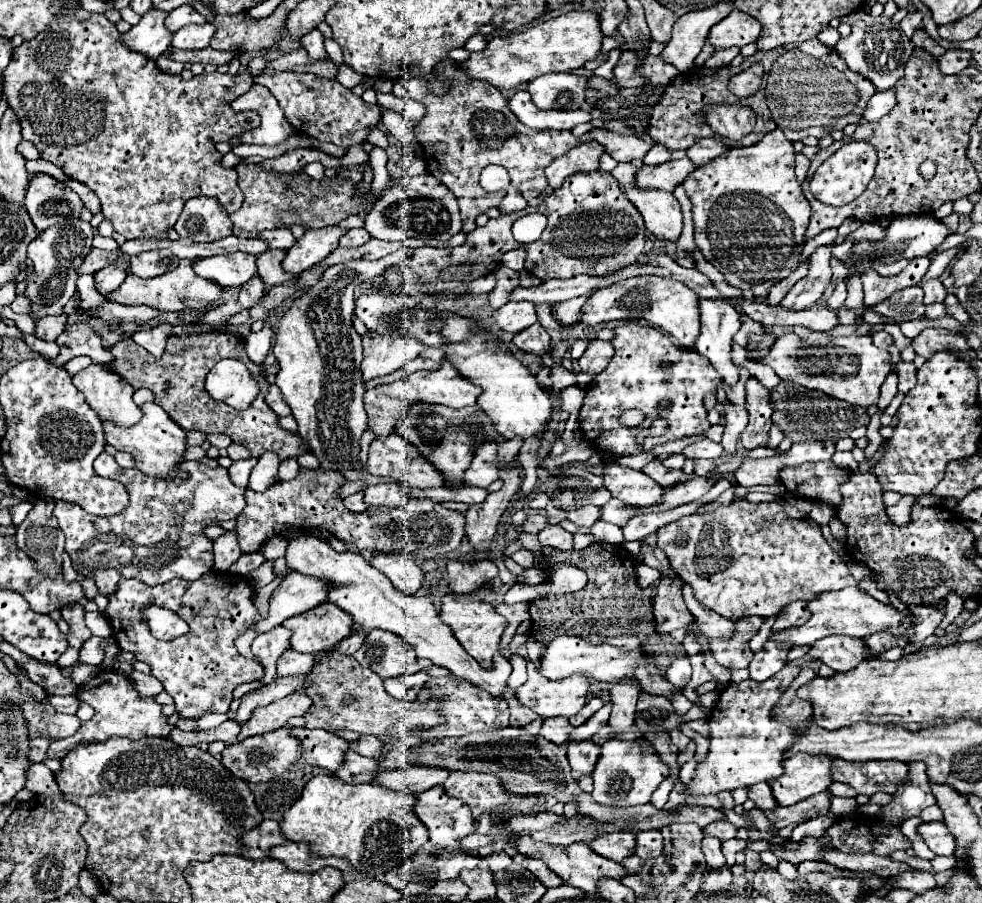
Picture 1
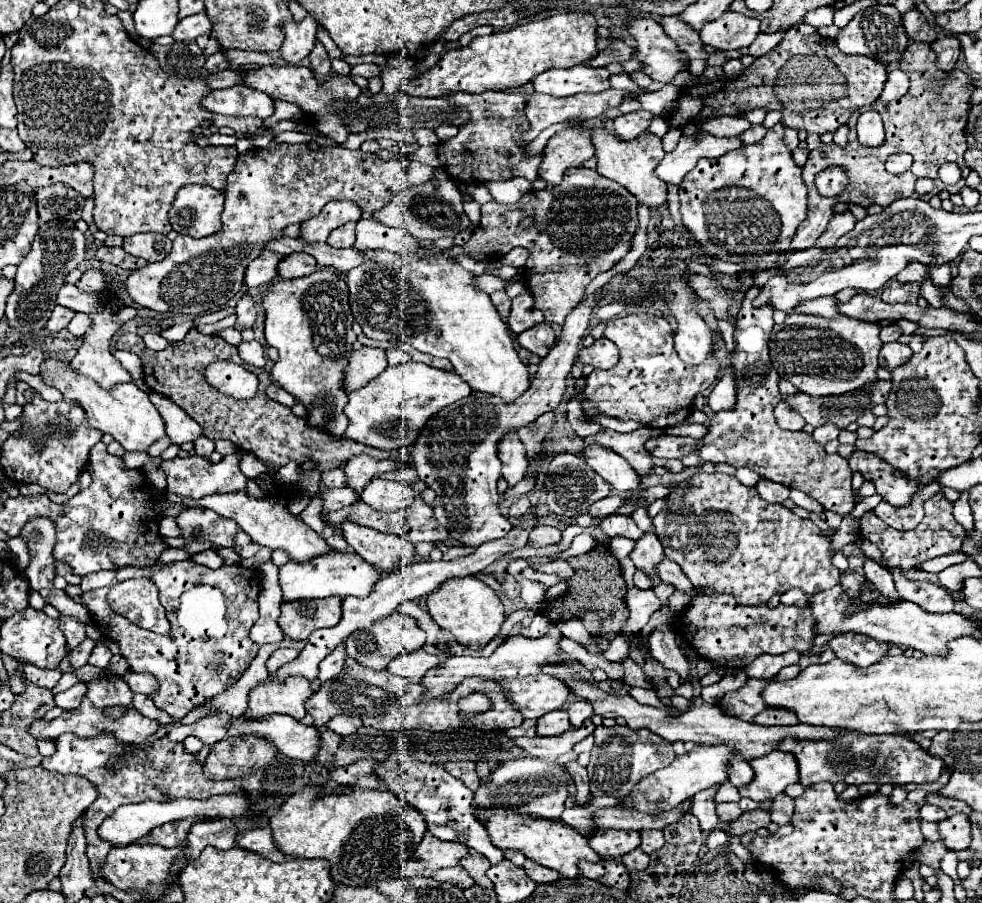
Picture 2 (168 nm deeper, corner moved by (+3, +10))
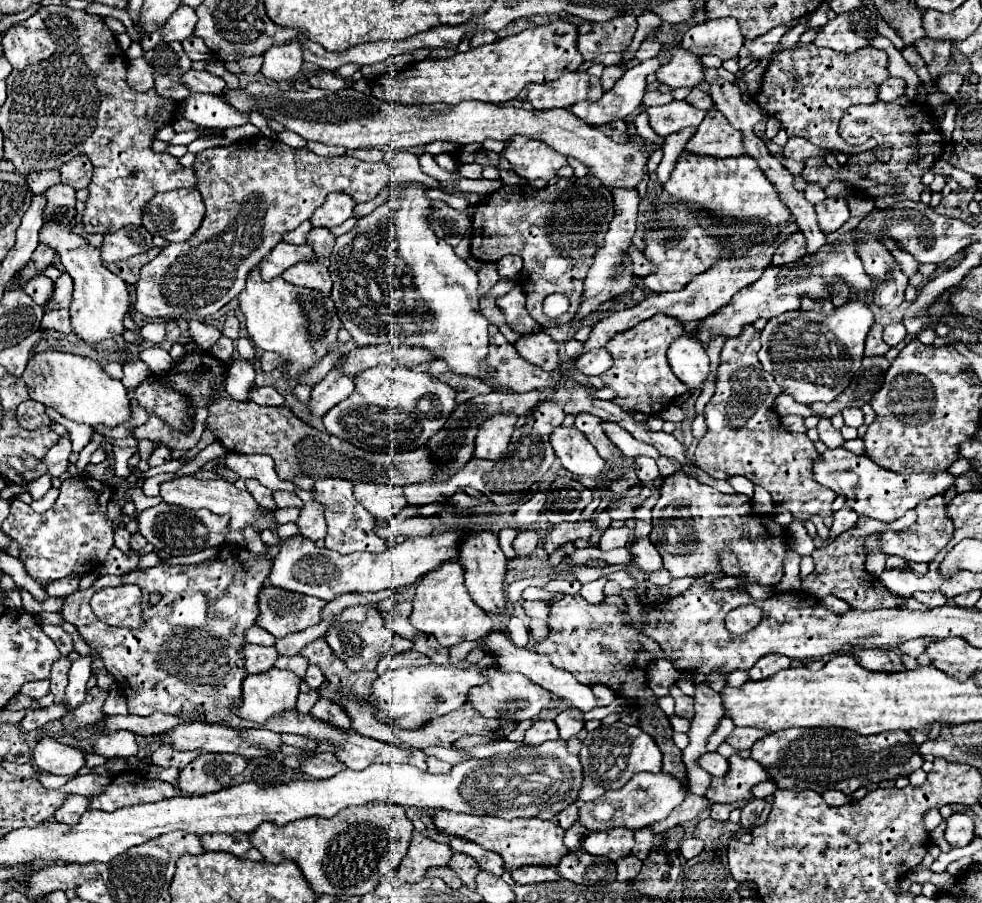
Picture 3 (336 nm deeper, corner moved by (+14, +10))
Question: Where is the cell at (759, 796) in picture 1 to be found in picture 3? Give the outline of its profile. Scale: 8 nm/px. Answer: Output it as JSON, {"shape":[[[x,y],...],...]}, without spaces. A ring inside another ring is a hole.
{"shape":[[[704,753],[704,755],[698,759],[698,765],[700,765],[704,771],[708,771],[710,775],[716,775],[716,777],[726,775],[726,771],[728,771],[728,761],[726,761],[724,757],[720,757],[718,753]]]}

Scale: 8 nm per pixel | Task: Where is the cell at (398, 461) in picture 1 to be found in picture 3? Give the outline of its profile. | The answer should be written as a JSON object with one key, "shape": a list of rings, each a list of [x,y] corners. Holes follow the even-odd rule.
{"shape":[[[316,479],[314,483],[314,501],[324,505],[324,517],[328,523],[328,535],[326,535],[326,549],[338,551],[342,555],[354,553],[354,551],[370,551],[380,553],[386,549],[386,541],[374,533],[374,517],[354,499],[352,495],[352,483],[346,479]]]}

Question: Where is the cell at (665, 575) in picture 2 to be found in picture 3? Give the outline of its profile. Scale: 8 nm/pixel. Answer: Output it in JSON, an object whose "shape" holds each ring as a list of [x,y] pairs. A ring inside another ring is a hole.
{"shape":[[[642,537],[642,539],[632,539],[630,541],[630,553],[632,553],[632,563],[646,571],[646,573],[652,573],[652,571],[658,571],[662,569],[662,557],[660,553],[656,551],[656,547],[652,545],[652,541],[648,537]]]}

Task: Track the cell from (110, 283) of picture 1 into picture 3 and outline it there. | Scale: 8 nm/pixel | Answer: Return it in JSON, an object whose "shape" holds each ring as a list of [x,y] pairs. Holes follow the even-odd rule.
{"shape":[[[62,273],[58,277],[58,281],[54,281],[54,293],[50,297],[50,301],[46,303],[46,311],[50,309],[68,309],[72,301],[72,279],[68,273]]]}

